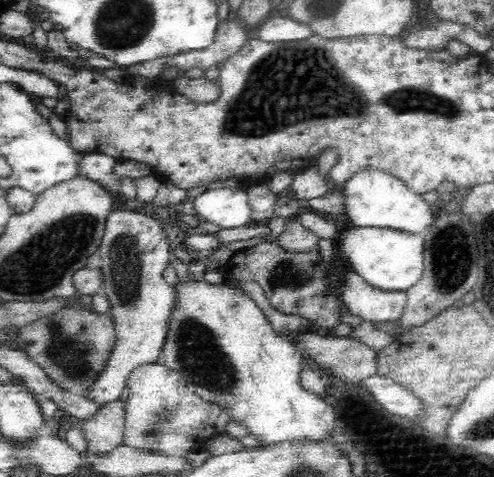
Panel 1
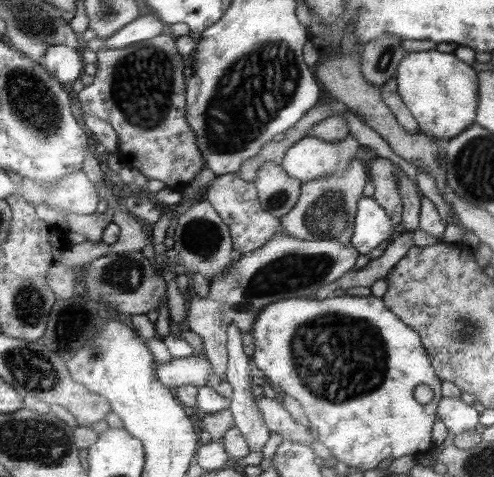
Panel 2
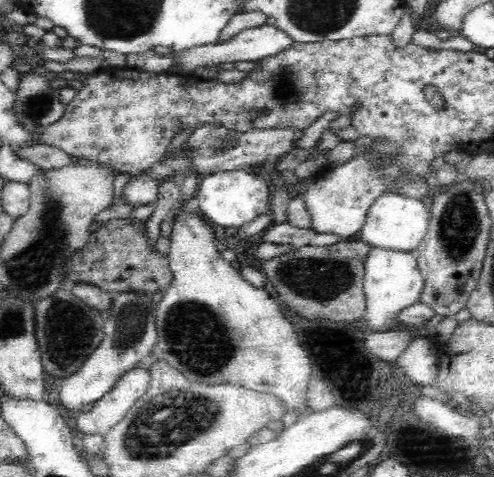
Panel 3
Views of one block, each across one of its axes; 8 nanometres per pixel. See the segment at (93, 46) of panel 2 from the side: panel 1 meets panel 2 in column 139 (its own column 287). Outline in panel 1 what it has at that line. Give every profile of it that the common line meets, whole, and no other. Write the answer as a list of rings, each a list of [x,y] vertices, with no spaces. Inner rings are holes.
[[[274,16],[268,18],[252,38],[264,40],[264,42],[302,42],[310,36],[316,36],[310,26],[304,26],[292,18],[286,16]]]

